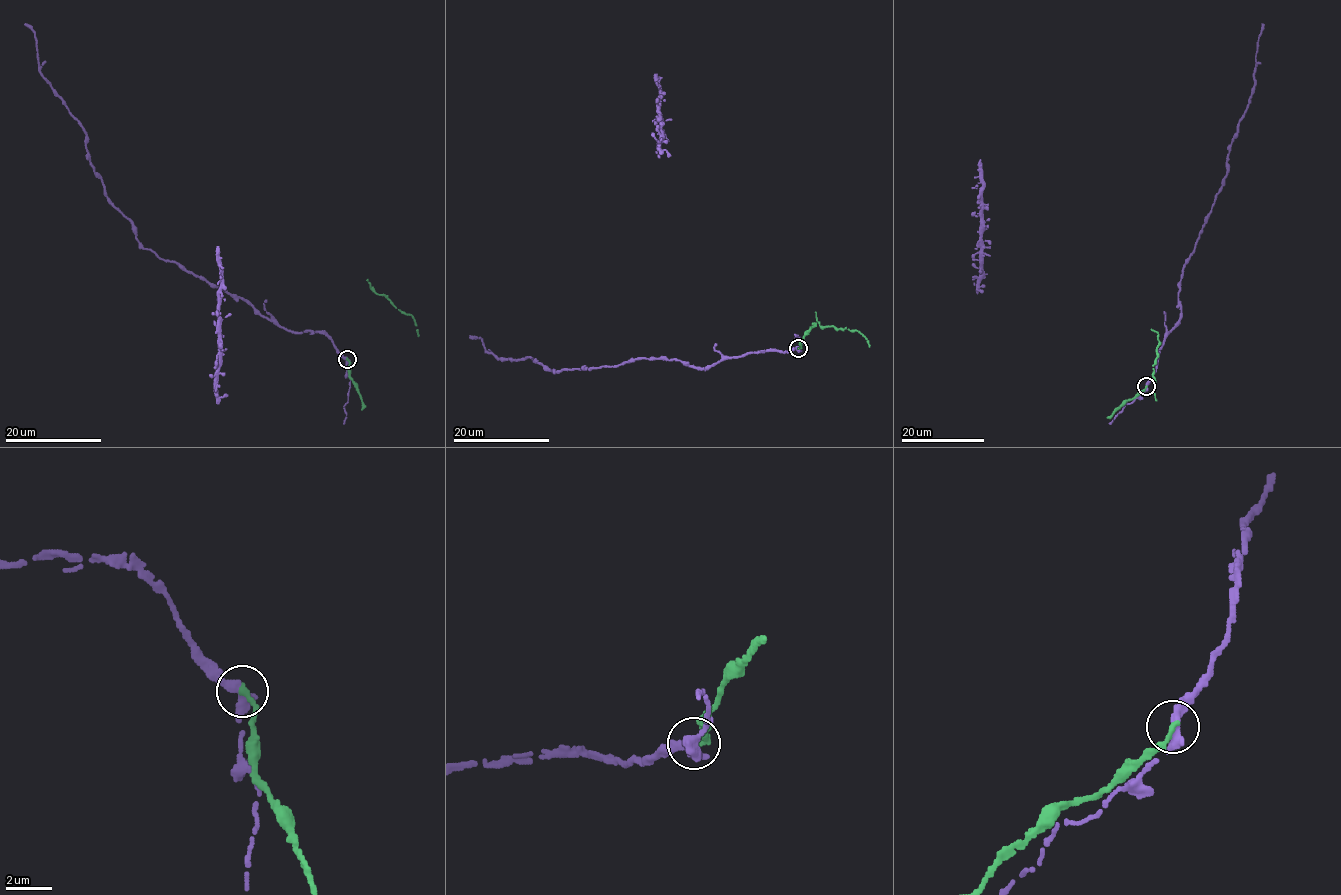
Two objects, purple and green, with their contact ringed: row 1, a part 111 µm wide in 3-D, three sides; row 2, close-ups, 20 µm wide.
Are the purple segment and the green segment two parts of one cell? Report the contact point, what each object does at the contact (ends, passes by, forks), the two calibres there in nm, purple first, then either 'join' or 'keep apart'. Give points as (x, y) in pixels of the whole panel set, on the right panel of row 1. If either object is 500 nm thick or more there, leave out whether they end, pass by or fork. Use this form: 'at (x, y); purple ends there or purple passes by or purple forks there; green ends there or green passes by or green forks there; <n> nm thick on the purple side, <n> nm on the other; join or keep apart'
at (1146, 386); purple passes by; green ends there; 400 nm thick on the purple side, 280 nm on the other; keep apart

